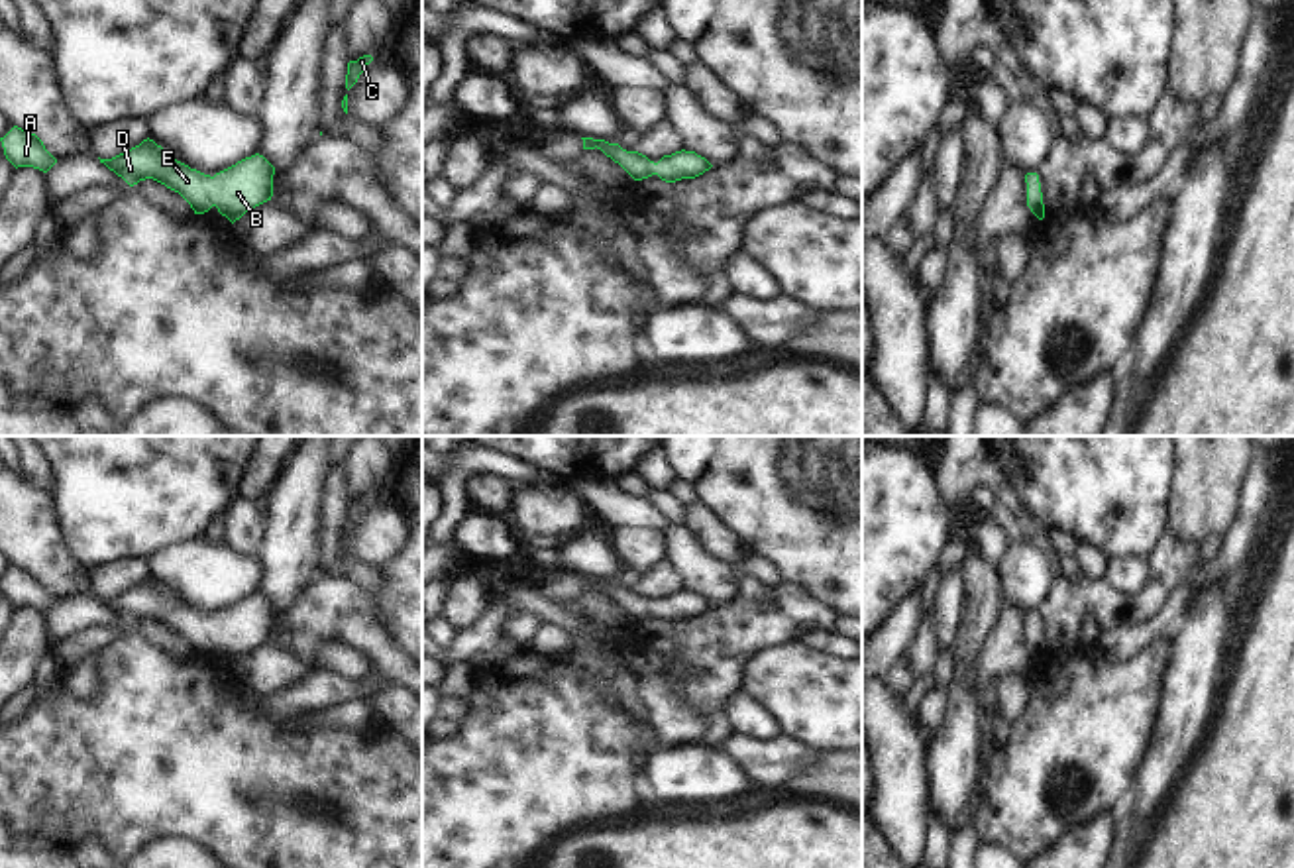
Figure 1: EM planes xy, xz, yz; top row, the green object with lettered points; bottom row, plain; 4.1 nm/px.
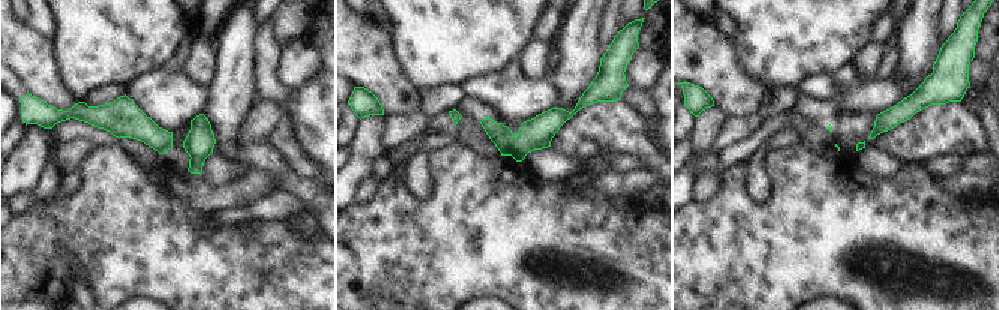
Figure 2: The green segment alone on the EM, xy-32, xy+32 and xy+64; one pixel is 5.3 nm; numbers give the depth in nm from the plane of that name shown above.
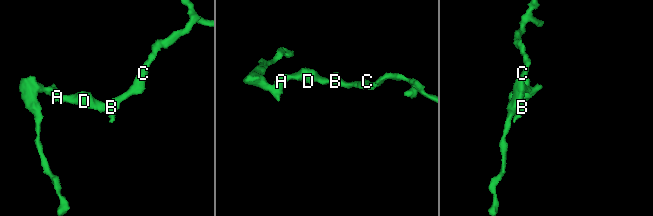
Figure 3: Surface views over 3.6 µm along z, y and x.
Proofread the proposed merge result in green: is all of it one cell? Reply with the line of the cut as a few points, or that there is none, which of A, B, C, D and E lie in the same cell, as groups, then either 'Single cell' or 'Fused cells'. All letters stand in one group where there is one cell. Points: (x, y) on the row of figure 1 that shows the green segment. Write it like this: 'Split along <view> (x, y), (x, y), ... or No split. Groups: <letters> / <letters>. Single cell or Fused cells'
No split. Groups: A B C D E. Single cell

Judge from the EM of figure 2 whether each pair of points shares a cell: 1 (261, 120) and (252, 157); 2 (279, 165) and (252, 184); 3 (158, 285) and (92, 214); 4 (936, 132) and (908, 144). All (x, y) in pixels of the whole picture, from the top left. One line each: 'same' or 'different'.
1: different
2: different
3: same
4: same

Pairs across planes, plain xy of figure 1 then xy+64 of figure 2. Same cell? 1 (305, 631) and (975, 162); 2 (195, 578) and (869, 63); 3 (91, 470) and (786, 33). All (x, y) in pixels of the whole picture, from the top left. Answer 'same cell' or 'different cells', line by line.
1: different cells
2: different cells
3: same cell

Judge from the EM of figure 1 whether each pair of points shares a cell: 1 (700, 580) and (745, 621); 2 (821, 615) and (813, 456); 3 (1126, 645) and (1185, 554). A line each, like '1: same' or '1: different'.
1: different
2: different
3: different

